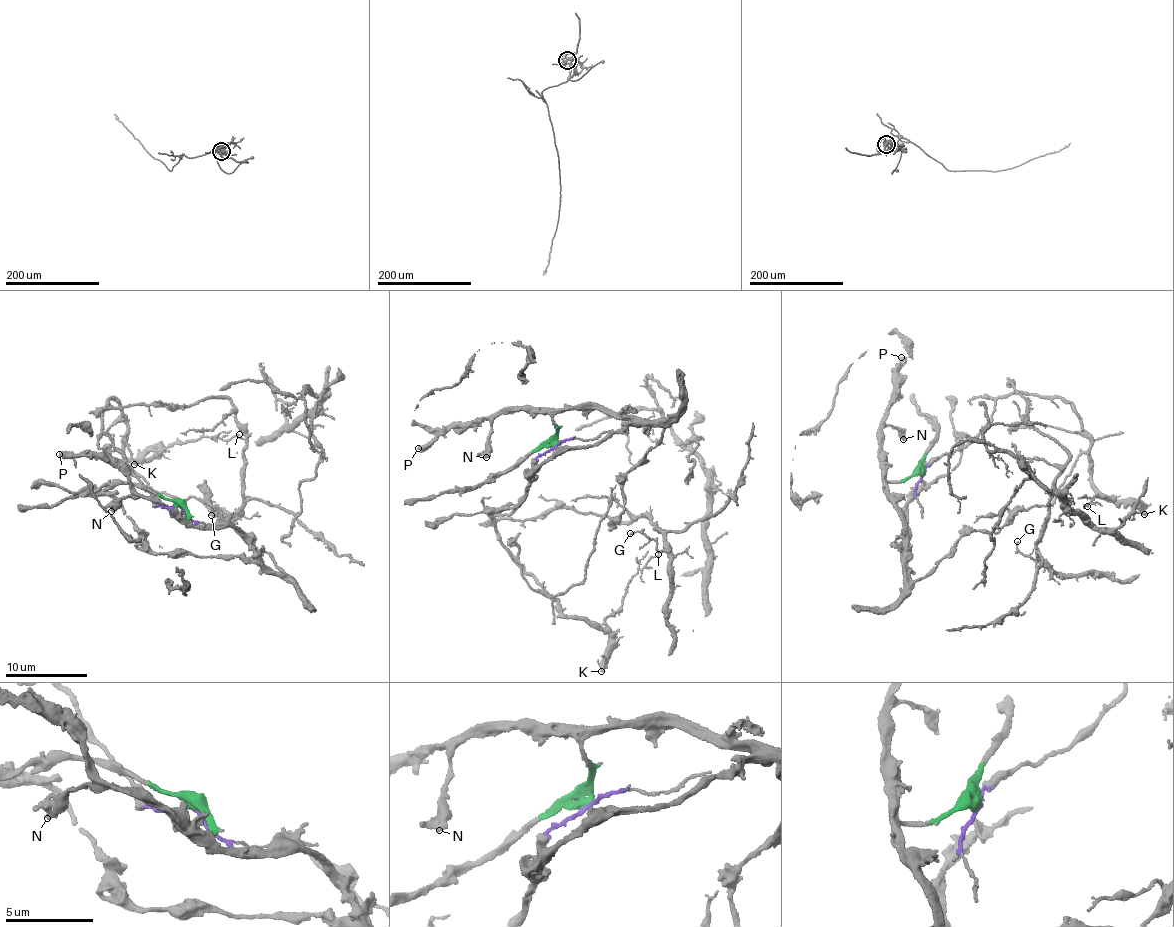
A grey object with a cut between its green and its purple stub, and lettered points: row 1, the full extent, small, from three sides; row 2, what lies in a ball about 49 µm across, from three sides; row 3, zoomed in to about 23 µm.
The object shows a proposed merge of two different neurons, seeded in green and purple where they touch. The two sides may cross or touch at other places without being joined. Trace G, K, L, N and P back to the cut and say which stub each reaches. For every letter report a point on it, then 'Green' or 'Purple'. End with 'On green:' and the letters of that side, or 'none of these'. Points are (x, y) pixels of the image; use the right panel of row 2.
G: Place: (1017, 541). Purple
K: Place: (1144, 514). Purple
L: Place: (1087, 506). Purple
N: Place: (903, 439). Green
P: Place: (901, 357). Green
On green: N, P

